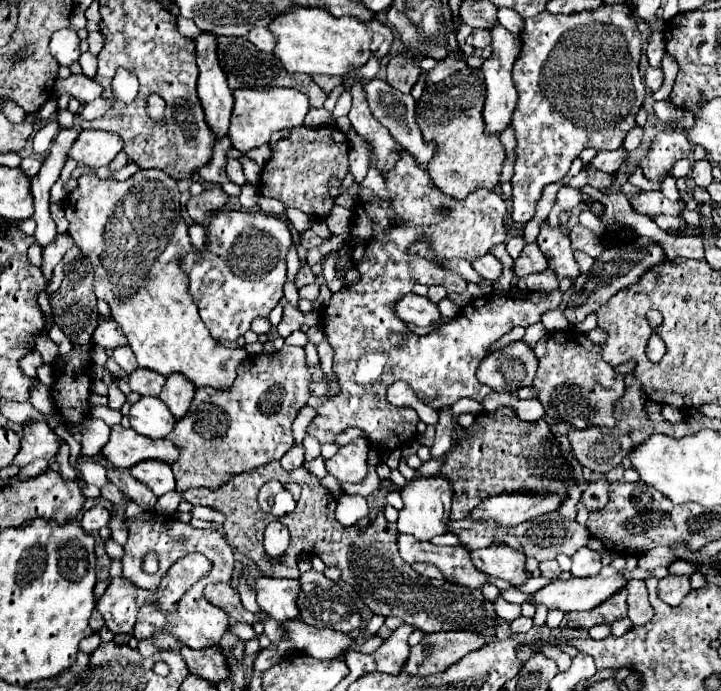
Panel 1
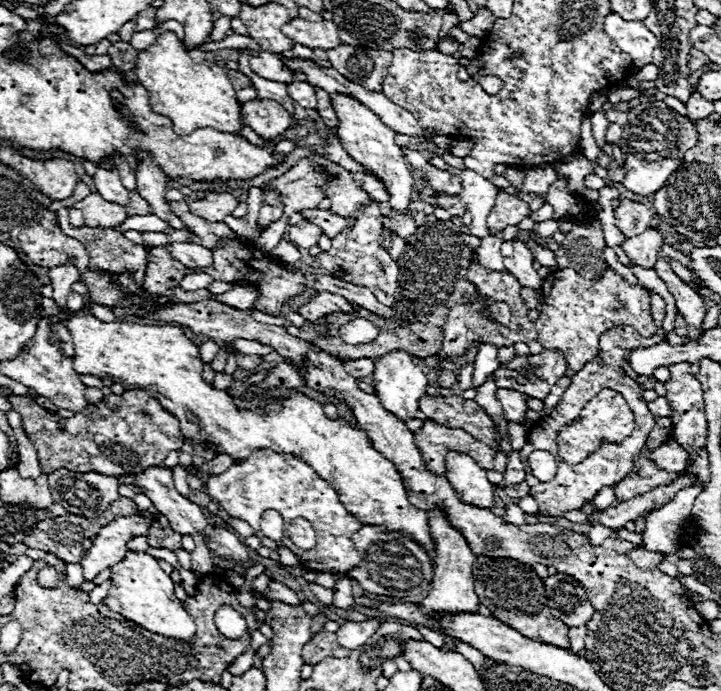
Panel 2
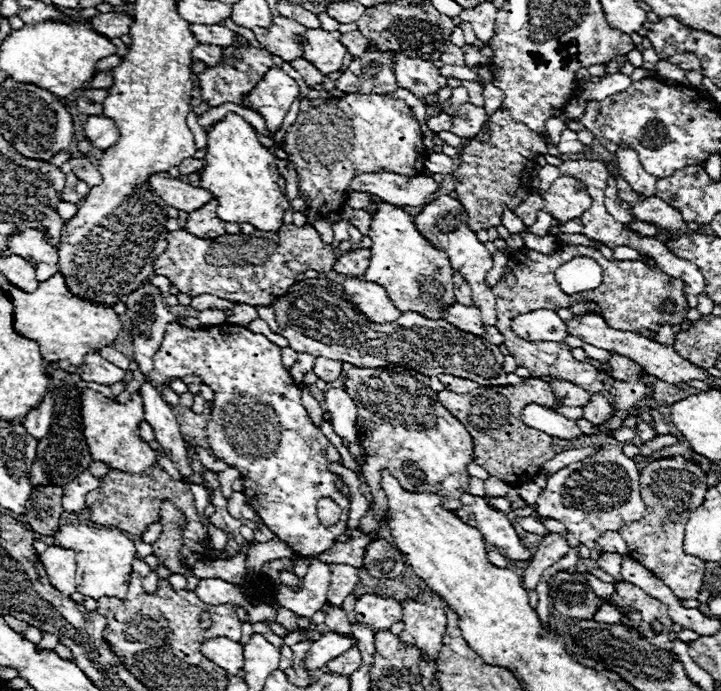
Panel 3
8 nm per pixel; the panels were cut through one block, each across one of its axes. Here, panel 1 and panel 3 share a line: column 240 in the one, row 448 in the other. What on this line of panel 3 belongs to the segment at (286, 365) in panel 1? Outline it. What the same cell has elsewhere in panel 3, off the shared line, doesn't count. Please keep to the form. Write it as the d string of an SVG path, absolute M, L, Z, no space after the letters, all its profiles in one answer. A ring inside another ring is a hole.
M350 366L344 374L344 390L354 398L358 408L358 422L356 422L358 442L362 448L368 448L366 462L362 464L362 474L372 494L372 506L360 520L362 532L378 530L388 516L388 510L384 510L384 492L380 486L382 470L390 470L390 474L400 482L404 490L434 492L441 497L444 508L448 510L460 508L460 496L468 492L470 474L466 472L466 464L474 460L474 442L464 424L440 404L436 392L430 388L430 378L400 366L386 366L386 368Z

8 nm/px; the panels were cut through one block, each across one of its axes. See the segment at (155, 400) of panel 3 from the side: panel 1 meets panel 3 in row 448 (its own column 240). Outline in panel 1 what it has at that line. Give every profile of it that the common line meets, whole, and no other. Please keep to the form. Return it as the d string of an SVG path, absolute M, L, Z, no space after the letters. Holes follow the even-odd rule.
M228 160L228 164L226 164L226 174L228 174L228 178L230 178L234 184L238 184L238 186L244 186L244 184L246 184L246 178L244 178L240 160Z

